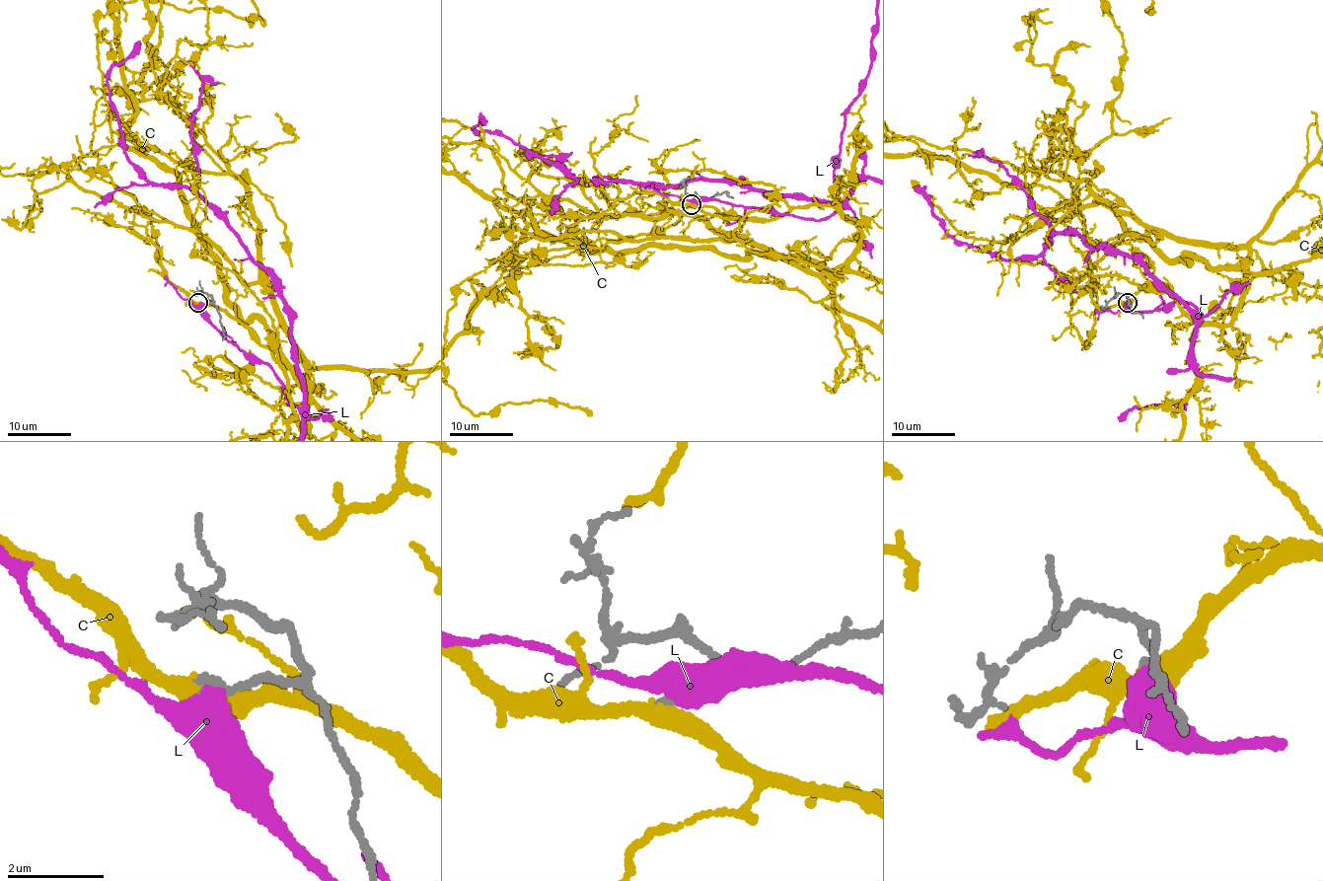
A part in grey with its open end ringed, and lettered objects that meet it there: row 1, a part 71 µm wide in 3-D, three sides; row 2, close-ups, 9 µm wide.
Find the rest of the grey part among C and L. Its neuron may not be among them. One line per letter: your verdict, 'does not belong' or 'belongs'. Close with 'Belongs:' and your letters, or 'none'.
C: belongs
L: does not belong
Belongs: C

